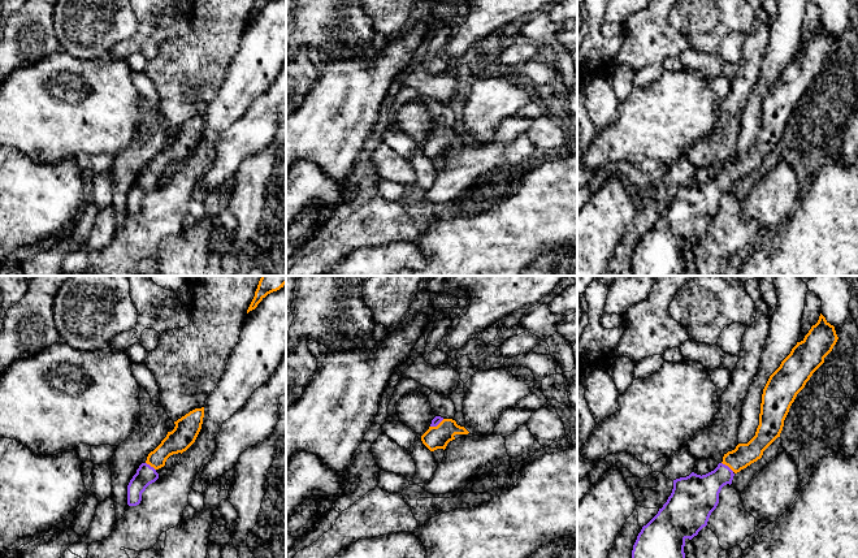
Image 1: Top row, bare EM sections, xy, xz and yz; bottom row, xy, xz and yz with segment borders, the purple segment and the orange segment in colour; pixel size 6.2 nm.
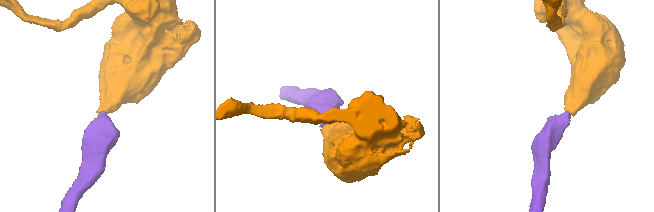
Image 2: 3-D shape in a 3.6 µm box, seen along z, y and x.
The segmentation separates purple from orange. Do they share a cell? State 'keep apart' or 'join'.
join

